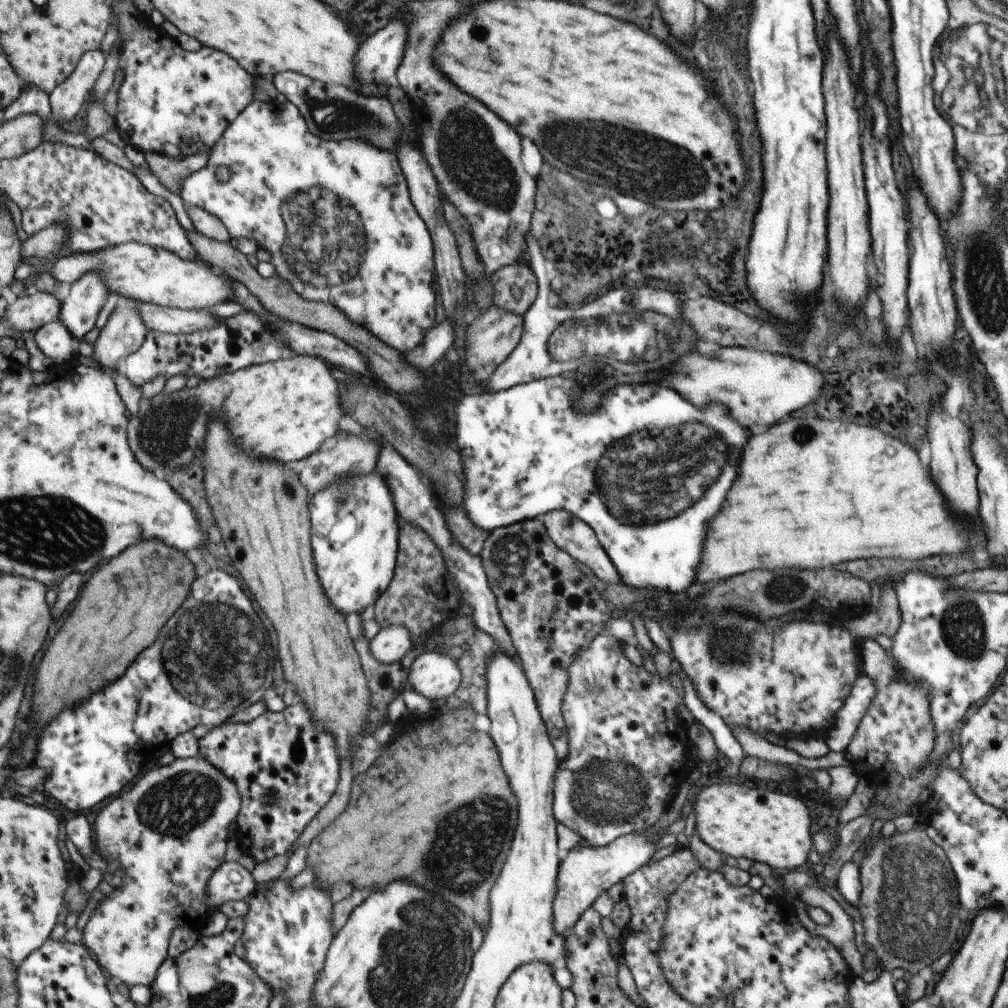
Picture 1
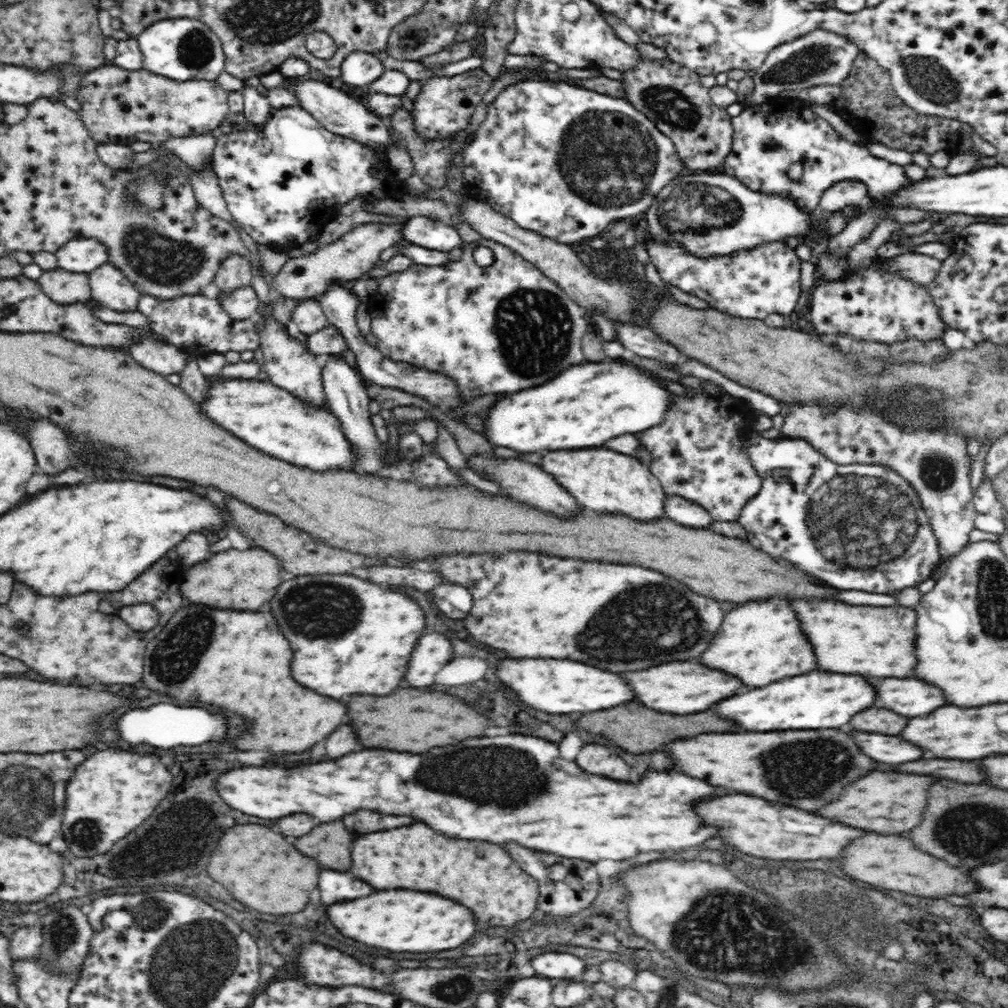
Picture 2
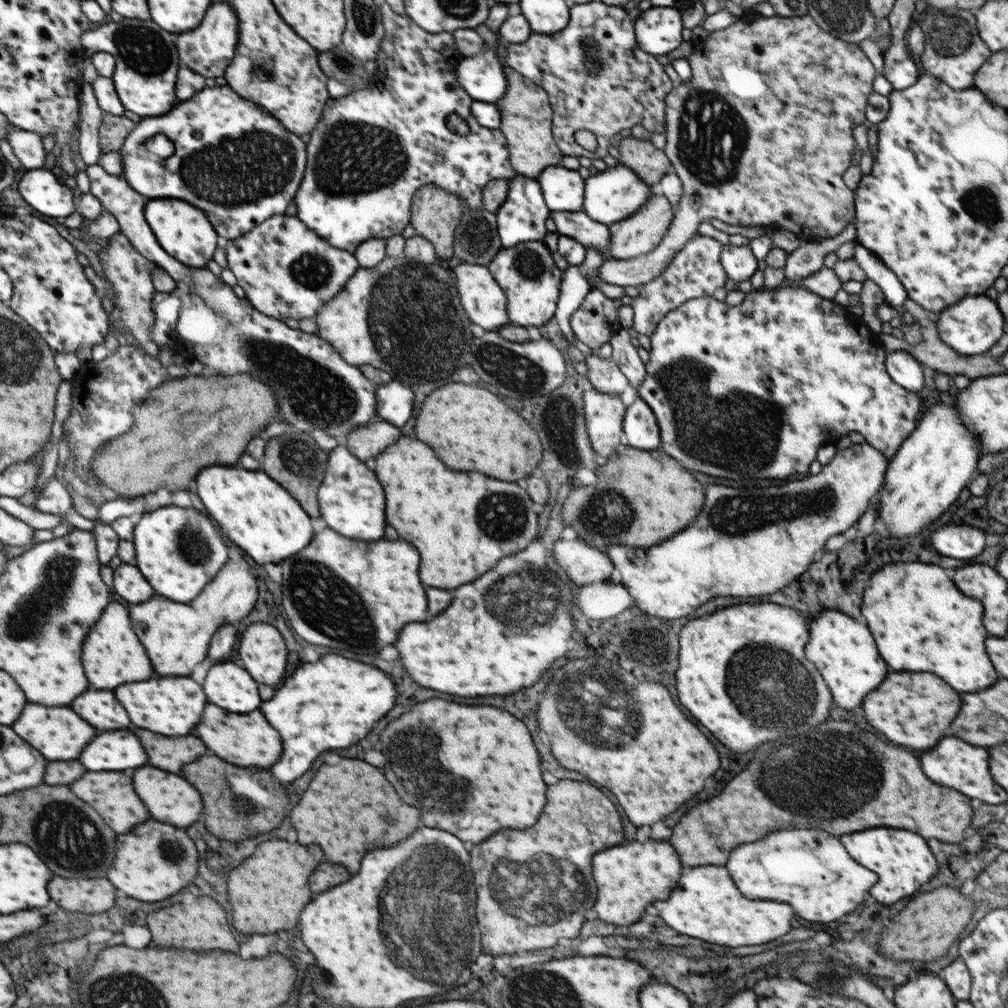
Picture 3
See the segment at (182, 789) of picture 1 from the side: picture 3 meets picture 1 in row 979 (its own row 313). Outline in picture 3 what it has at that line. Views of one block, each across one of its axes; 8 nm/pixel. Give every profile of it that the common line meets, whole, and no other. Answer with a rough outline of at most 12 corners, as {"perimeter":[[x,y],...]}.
{"perimeter":[[120,230],[100,258],[118,324],[148,354],[157,265]]}

